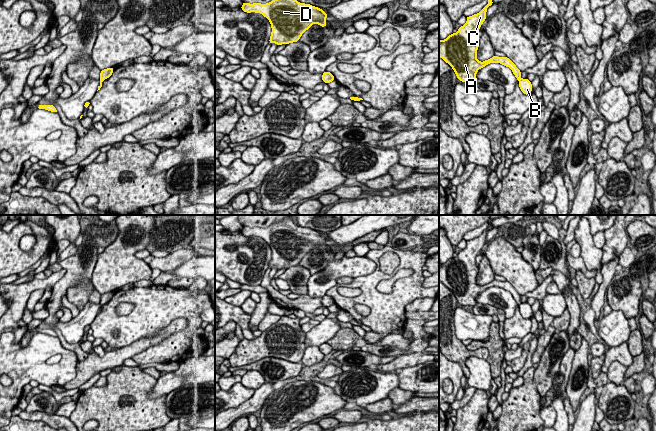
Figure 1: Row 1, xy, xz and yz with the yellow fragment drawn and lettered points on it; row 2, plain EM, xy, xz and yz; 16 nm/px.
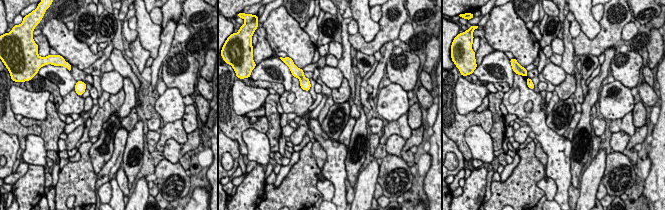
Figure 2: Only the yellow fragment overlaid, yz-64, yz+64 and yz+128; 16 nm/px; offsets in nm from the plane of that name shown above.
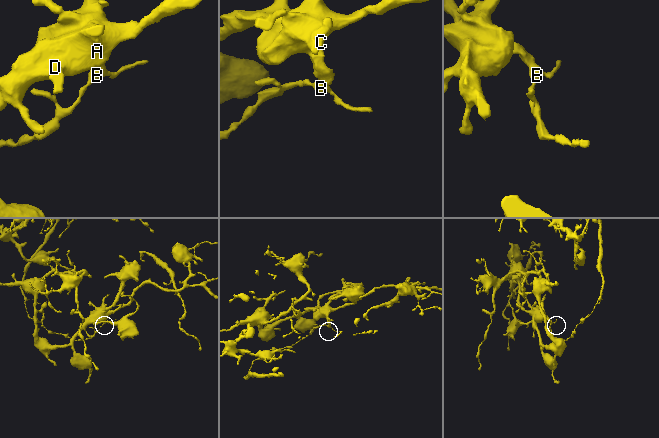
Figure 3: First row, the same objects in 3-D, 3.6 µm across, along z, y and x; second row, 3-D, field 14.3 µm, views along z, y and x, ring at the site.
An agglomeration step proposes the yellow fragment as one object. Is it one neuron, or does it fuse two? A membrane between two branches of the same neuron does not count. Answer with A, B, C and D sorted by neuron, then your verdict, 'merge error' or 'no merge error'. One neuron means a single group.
A C D / B | merge error

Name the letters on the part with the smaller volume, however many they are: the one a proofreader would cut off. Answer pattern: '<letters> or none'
B

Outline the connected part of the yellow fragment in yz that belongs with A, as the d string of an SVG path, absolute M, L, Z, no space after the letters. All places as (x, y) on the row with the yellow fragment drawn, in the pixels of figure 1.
M489 0L479 13L466 17L466 24L462 25L456 33L444 40L439 39L439 57L452 67L461 82L475 82L478 70L494 62L509 67L517 80L521 80L521 71L508 57L494 55L483 62L477 60L479 44L476 41L476 32L486 20L487 8L493 4L492 0Z

